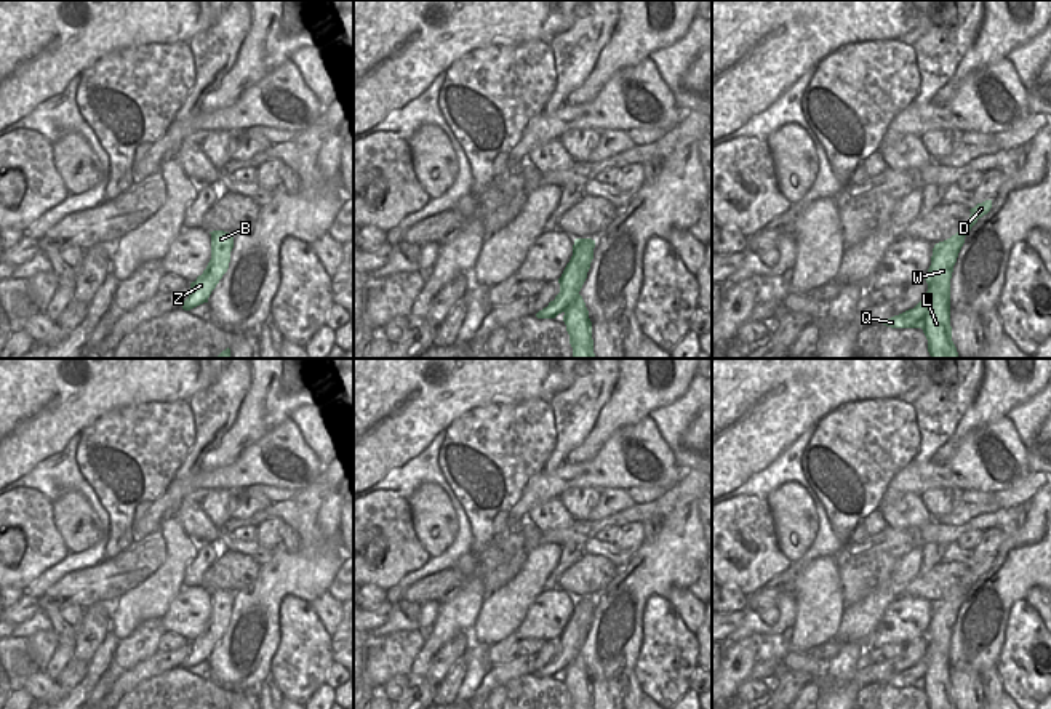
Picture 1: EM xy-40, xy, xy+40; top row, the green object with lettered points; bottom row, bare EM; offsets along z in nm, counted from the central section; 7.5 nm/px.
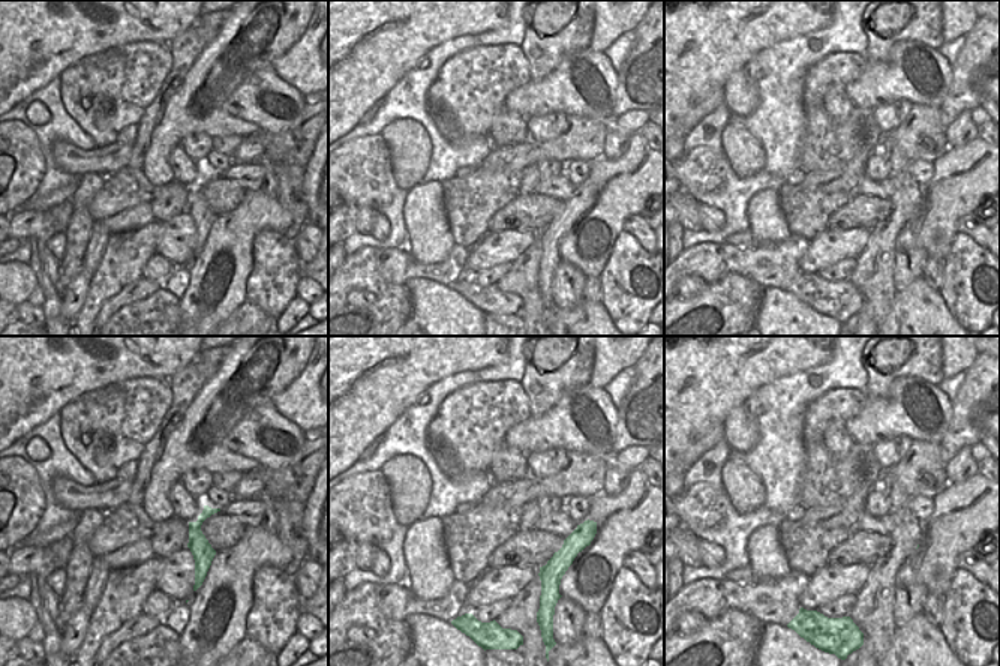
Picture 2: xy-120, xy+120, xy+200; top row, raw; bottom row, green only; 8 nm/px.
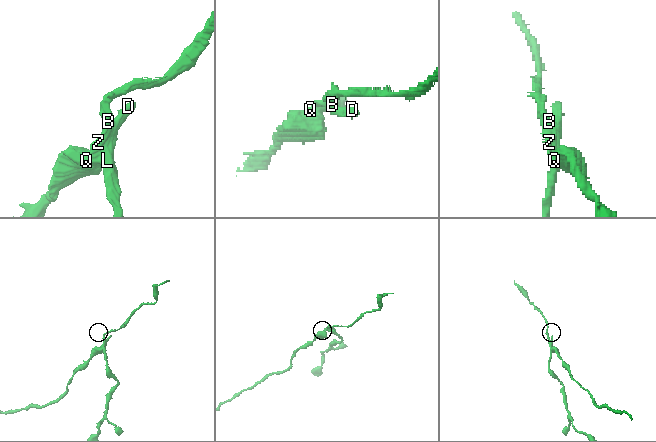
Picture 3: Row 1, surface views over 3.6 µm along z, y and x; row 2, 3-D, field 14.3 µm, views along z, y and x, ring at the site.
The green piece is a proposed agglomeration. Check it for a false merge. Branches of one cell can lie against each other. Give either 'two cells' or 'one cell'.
two cells

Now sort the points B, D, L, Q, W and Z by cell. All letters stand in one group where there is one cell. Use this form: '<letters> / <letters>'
B Q Z / D L W

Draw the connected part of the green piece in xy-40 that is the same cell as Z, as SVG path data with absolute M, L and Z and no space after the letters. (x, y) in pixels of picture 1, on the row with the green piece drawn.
M213 230L210 234L211 259L203 274L190 283L190 294L182 304L184 310L190 310L203 302L208 302L211 291L229 269L234 235L224 230Z

